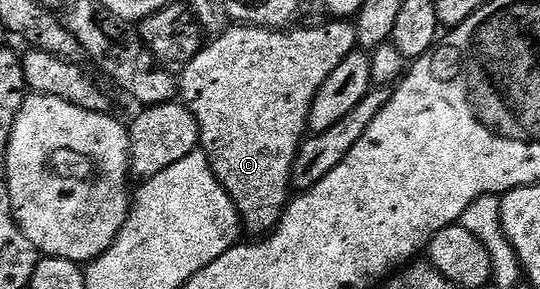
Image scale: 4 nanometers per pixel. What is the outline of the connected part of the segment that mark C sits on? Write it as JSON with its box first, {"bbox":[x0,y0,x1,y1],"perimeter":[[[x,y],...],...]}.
{"bbox":[181,19,356,235],"perimeter":[[[331,19],[326,23],[324,29],[291,27],[286,31],[236,24],[208,40],[182,71],[181,101],[199,119],[201,151],[211,160],[213,175],[225,187],[229,199],[233,199],[242,228],[255,233],[251,235],[270,233],[283,217],[293,193],[291,168],[309,129],[313,99],[345,55],[356,52],[355,27],[350,20]]]}

